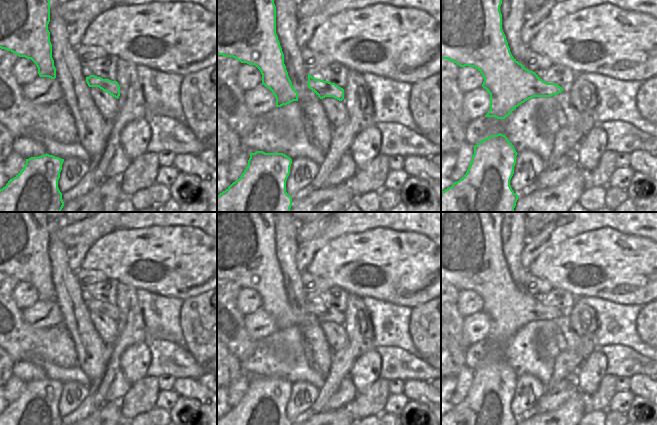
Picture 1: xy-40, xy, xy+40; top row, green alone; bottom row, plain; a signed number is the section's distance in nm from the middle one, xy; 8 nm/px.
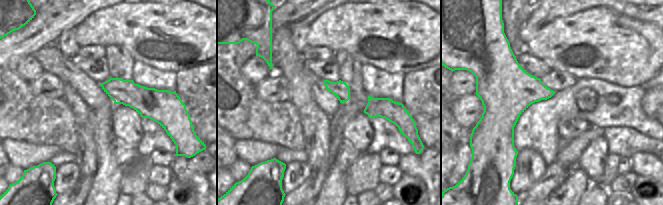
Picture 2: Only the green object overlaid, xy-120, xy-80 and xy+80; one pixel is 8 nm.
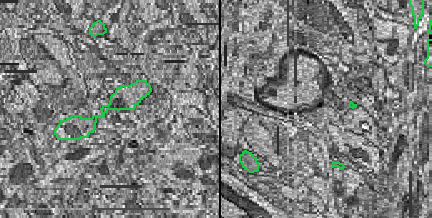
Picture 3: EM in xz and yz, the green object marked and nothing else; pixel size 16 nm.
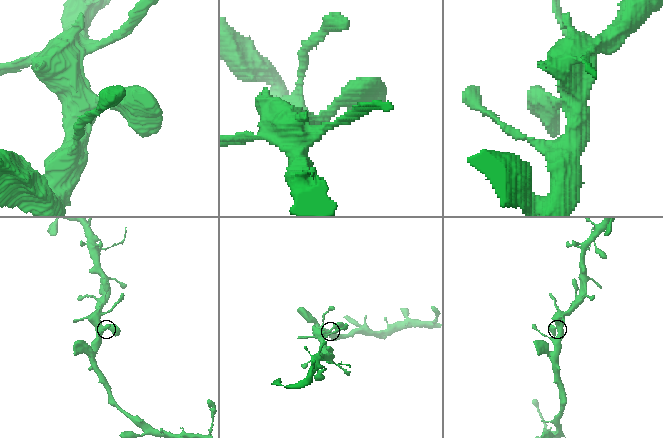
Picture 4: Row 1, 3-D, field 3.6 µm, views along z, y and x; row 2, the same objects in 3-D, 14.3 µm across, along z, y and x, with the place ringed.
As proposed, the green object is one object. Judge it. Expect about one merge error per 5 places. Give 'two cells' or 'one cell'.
one cell

